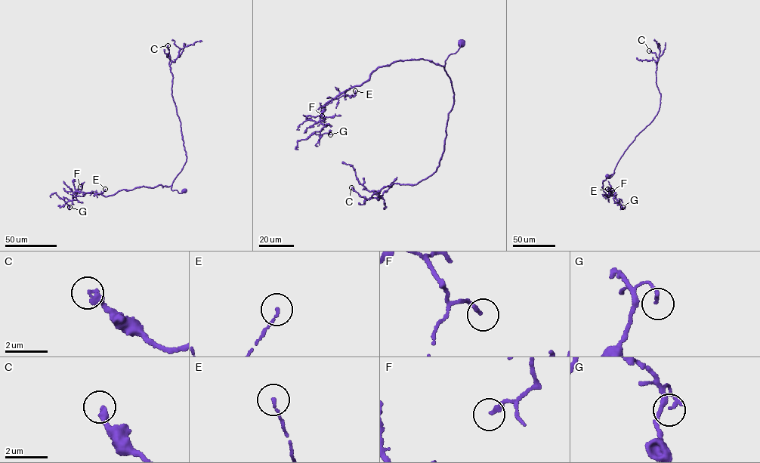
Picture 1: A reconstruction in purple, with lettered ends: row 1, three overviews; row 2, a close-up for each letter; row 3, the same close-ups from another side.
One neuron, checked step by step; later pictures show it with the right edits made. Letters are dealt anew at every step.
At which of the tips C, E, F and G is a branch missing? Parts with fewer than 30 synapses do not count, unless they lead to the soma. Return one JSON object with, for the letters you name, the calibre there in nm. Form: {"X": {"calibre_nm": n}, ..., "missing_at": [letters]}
{"missing_at": []}

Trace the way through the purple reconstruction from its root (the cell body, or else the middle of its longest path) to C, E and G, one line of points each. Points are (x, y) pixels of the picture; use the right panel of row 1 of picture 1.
C: (607, 175), (612, 176), (624, 152), (659, 111), (661, 94), (656, 72), (658, 58), (649, 50)
E: (607, 175), (610, 178), (614, 172), (603, 180), (601, 187), (606, 195), (610, 193), (607, 189)
G: (607, 175), (610, 178), (614, 172), (603, 180), (601, 187), (605, 195), (614, 196), (622, 207)

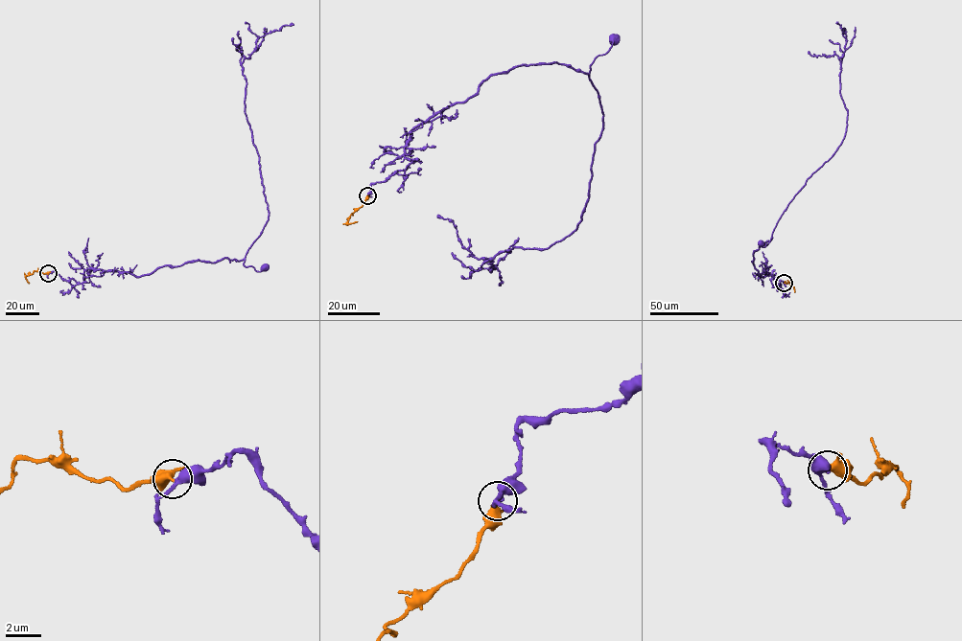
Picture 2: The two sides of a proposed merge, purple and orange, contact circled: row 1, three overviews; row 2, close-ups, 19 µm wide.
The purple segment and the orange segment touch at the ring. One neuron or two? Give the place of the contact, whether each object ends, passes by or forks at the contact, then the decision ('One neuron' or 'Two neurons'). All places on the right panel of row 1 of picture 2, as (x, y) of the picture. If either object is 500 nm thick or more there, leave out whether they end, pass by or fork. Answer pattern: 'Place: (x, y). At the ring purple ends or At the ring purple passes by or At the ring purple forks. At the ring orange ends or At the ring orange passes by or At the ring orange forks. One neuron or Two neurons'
Place: (784, 283). At the ring purple passes by. At the ring orange passes by. Two neurons

